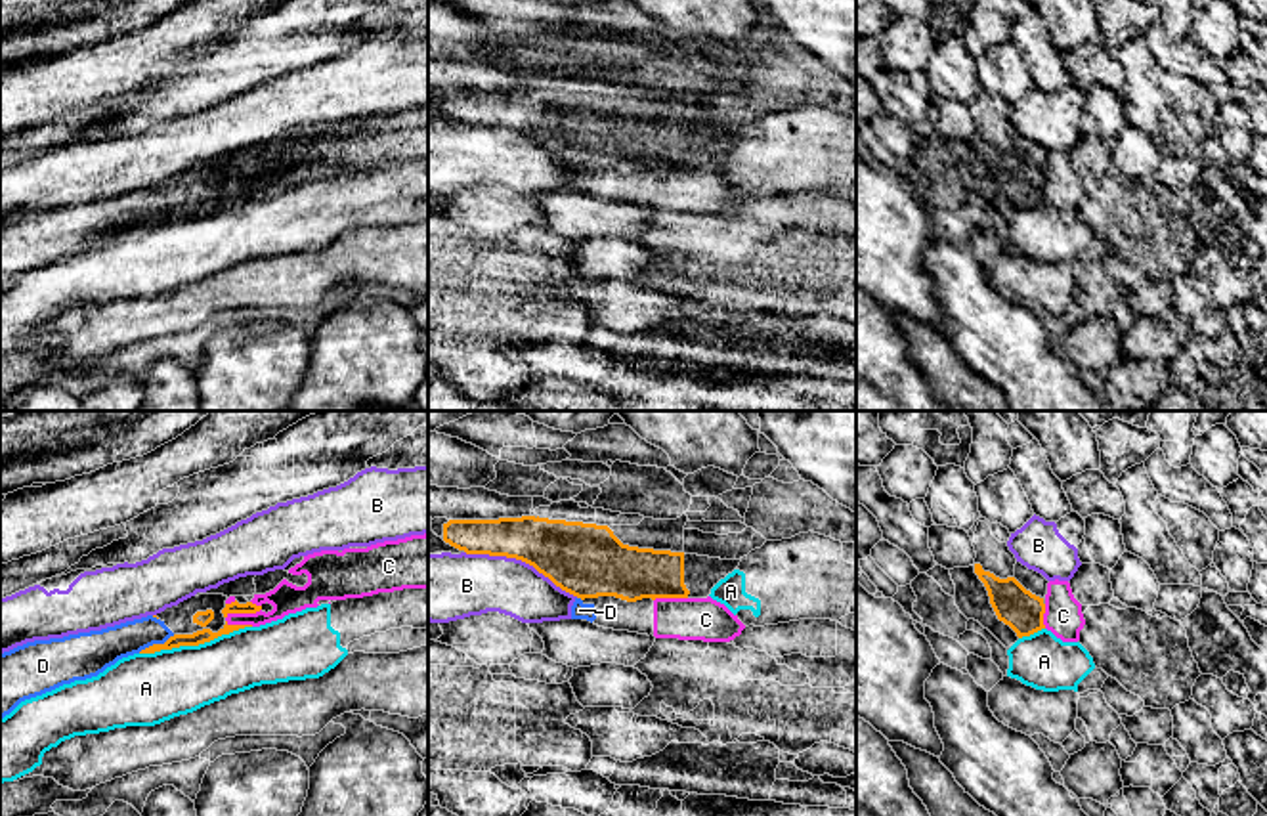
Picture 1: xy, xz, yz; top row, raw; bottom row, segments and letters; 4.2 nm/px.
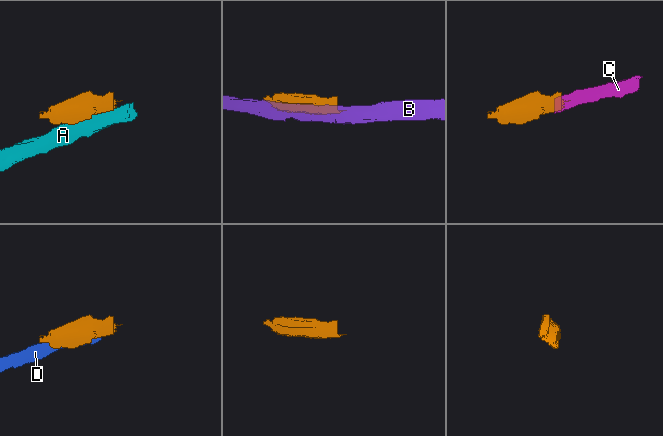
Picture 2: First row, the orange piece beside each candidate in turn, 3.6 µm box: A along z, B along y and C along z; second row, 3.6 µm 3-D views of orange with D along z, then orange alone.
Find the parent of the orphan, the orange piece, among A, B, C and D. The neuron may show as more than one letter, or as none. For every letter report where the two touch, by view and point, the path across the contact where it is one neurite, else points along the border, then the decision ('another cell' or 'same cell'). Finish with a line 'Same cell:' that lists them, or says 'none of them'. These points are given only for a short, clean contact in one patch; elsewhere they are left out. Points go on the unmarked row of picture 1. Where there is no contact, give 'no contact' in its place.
A: meets orange in xy at (195, 216); another cell
B: meets orange in xz at (522, 132); another cell
C: meets orange in xy at (241, 184); border along xy (260, 176), (255, 184), (230, 186), (226, 195); another cell
D: meets orange in xy at (155, 216); another cell
Same cell: none of them

